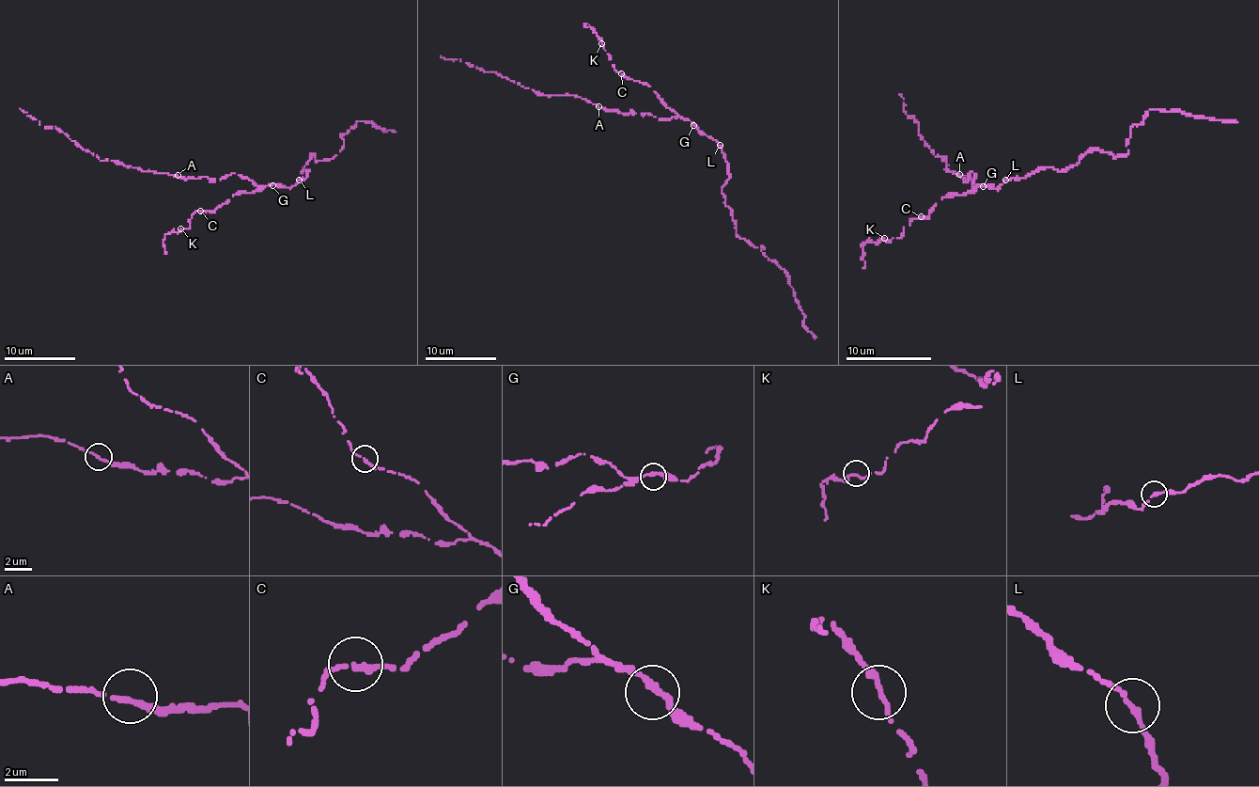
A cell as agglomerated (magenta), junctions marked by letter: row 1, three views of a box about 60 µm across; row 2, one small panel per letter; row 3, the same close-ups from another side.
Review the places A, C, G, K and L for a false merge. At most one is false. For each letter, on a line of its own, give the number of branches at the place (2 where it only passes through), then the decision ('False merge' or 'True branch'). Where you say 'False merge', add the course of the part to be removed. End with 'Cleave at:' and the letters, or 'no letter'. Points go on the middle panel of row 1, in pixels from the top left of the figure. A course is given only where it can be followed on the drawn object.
A: Branches: 2. True branch
C: Branches: 2. True branch
G: Branches: 2. True branch
K: Branches: 2. True branch
L: Branches: 2. True branch
Cleave at: no letter

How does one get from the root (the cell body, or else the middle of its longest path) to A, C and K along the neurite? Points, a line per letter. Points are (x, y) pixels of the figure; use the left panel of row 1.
A: (272, 183), (256, 185), (235, 173), (220, 179), (182, 179), (178, 175)
C: (272, 183), (257, 187), (253, 193), (236, 193), (213, 211), (200, 211)
K: (272, 183), (257, 187), (253, 193), (236, 193), (213, 211), (197, 211), (190, 219), (190, 227), (180, 228)

